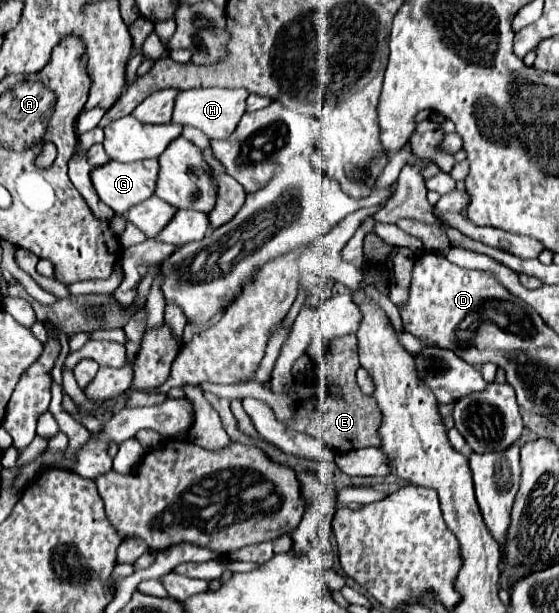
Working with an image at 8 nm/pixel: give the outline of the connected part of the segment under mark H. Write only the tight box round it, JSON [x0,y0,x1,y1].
[173,88,249,140]

